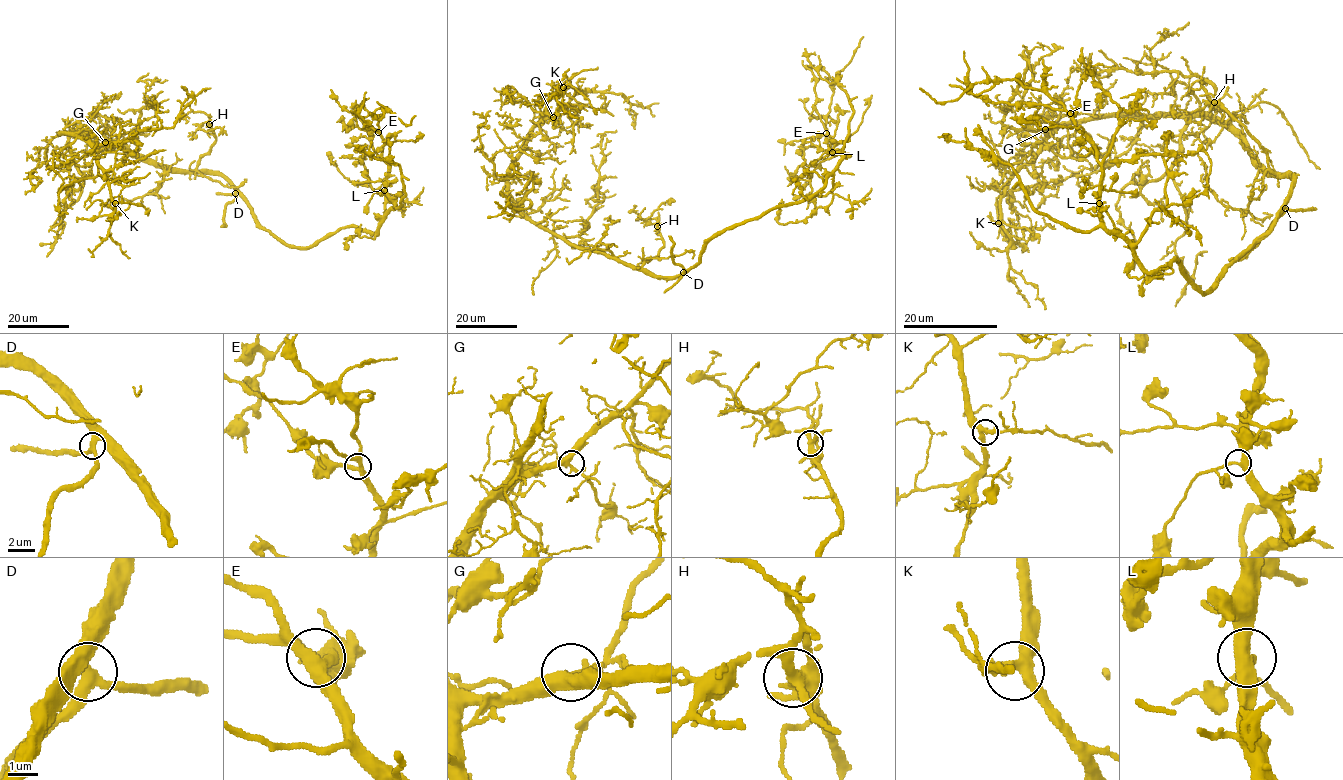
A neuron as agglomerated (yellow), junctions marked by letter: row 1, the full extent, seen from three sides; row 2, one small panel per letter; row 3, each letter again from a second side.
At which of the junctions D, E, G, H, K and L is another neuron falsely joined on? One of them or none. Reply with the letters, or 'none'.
none

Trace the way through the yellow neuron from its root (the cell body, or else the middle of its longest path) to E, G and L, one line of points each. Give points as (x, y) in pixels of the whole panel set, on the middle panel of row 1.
E: (680, 274), (699, 261), (702, 248), (725, 229), (815, 195), (842, 157), (830, 150), (832, 138), (826, 133)
G: (680, 274), (654, 276), (577, 249), (521, 211), (509, 191), (509, 168), (526, 135), (553, 117)
L: (680, 274), (699, 261), (702, 248), (725, 229), (815, 195), (839, 163), (842, 156), (832, 152)

